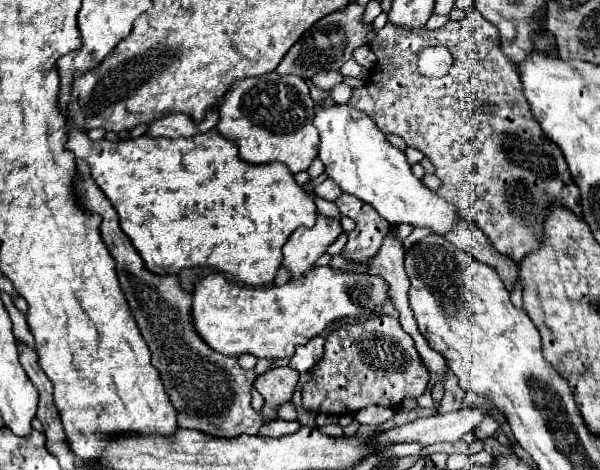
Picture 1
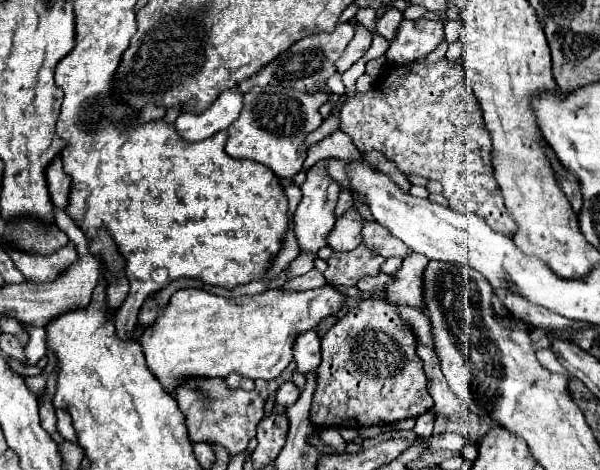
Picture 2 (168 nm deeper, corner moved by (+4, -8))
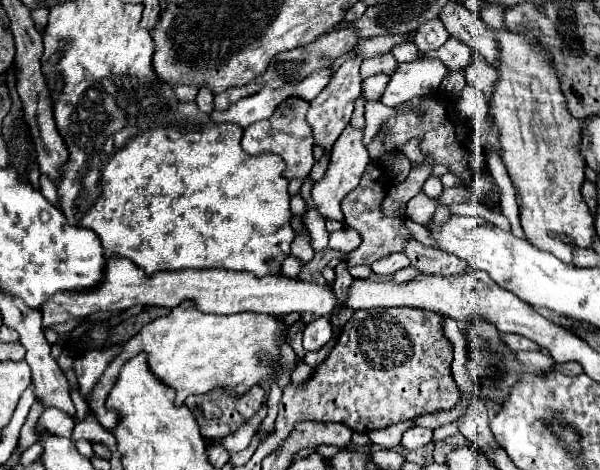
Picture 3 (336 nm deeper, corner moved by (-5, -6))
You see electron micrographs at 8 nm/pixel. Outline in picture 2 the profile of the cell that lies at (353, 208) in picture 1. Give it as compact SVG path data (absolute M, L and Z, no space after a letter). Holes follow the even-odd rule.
M363 220L361 236L363 236L363 246L367 246L371 252L377 252L383 258L391 256L405 258L405 254L409 254L409 248L405 248L401 240L397 240L385 226L377 224L375 220Z

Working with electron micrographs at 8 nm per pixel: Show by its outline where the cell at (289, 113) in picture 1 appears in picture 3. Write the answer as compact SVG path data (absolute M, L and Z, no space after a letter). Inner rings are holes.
M290 98L290 102L282 102L282 106L278 106L278 110L274 112L272 118L250 124L244 130L244 138L242 138L244 152L248 152L248 154L274 152L286 164L286 170L284 170L286 180L292 180L292 178L304 180L310 174L312 166L314 166L314 156L312 156L314 138L312 138L312 130L308 126L308 122L306 122L306 110L308 110L308 106L310 106L308 102Z

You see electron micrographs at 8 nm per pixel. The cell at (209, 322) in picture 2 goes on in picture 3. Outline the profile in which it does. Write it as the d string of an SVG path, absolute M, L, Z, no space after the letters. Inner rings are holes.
M176 306L168 316L156 318L146 328L142 328L130 342L122 346L122 352L106 366L104 374L96 382L94 390L86 398L90 404L90 410L94 412L96 420L102 424L104 430L114 432L118 426L118 412L106 408L106 396L110 394L114 382L118 380L120 368L126 360L132 356L144 352L148 366L152 374L164 382L166 386L174 388L176 398L174 404L184 404L184 400L190 394L206 394L214 388L224 388L230 396L246 394L254 384L258 384L264 378L270 378L274 368L262 368L258 366L260 352L270 352L274 360L278 362L280 352L280 334L284 330L284 324L278 322L274 316L264 314L204 314L200 310L194 310L194 306Z

